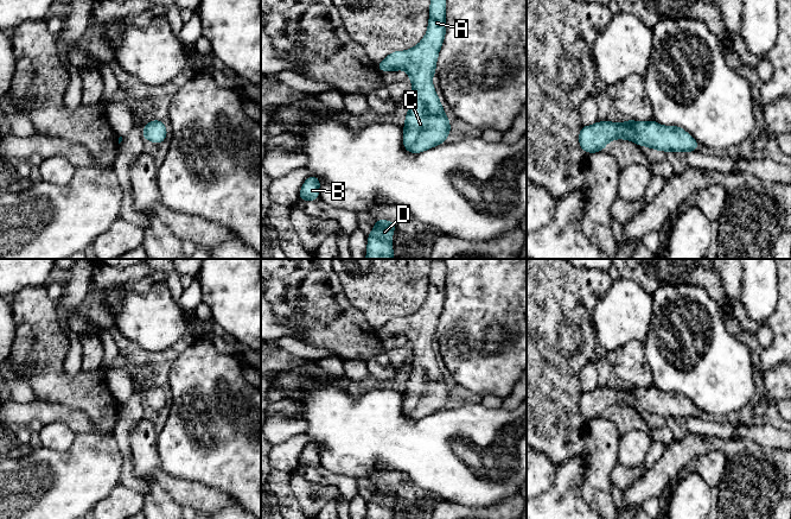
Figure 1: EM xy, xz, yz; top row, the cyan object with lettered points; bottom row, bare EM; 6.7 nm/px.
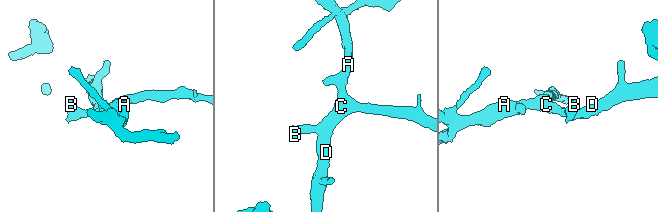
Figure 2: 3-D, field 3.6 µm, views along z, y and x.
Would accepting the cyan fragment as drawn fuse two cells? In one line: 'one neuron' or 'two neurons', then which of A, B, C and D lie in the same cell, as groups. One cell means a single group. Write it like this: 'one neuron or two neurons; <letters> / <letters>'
one neuron; A B C D

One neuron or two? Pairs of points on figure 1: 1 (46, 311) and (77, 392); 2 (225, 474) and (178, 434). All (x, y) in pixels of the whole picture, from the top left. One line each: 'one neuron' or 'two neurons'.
1: one neuron
2: one neuron

